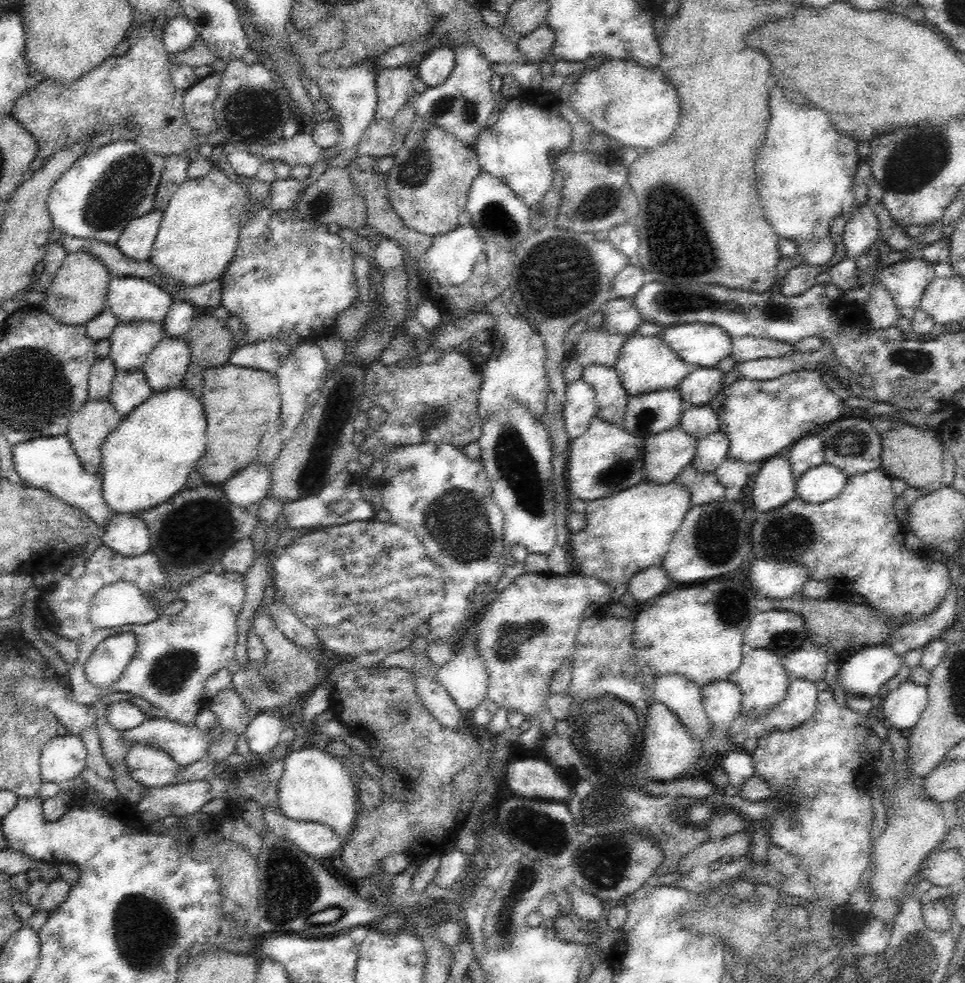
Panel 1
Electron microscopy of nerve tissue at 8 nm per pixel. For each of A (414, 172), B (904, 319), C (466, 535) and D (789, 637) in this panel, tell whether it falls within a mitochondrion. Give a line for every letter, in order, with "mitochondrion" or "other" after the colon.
A: mitochondrion
B: other
C: mitochondrion
D: mitochondrion

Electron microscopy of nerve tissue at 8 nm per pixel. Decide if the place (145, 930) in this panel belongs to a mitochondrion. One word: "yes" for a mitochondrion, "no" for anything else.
yes

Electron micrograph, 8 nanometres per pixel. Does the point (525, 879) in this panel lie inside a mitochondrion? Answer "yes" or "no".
yes

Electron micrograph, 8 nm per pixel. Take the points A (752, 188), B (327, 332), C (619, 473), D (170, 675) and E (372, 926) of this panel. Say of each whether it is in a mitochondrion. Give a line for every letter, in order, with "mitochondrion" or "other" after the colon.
A: other
B: other
C: mitochondrion
D: mitochondrion
E: other

